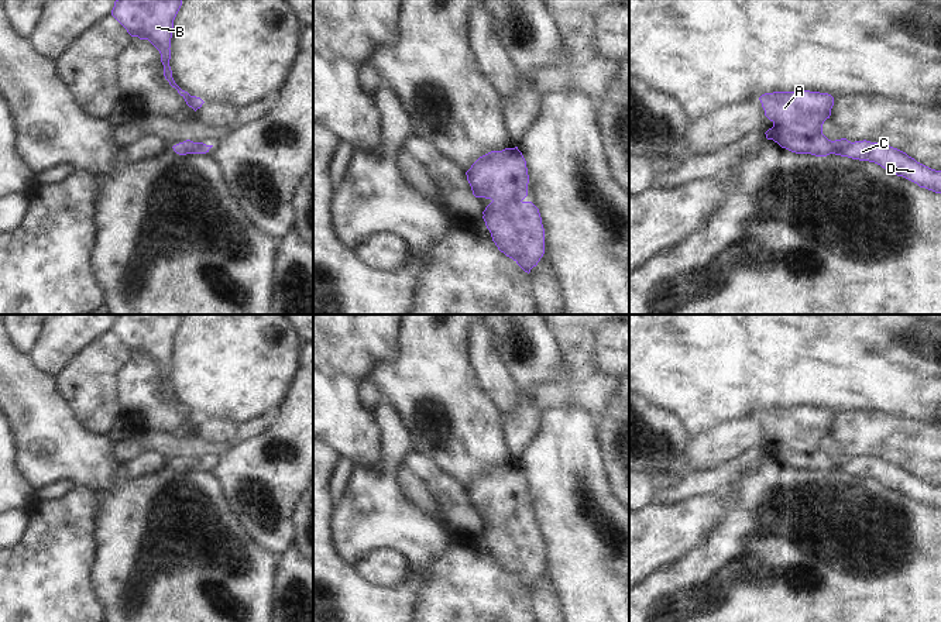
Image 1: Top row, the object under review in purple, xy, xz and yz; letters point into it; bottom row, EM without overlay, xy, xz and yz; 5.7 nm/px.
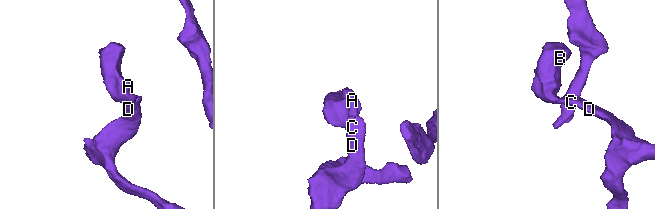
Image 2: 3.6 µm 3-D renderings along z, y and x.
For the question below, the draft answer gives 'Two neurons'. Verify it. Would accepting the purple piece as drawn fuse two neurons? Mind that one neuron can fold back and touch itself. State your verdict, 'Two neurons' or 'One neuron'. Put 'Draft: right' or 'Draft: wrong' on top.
Draft: wrong
One neuron

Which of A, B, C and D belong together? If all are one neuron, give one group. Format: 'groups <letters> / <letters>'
groups A B C D

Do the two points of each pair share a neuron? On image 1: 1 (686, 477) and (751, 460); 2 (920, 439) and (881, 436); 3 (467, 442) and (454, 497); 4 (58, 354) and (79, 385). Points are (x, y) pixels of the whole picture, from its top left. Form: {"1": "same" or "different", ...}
{"1": "same", "2": "same", "3": "different", "4": "different"}

